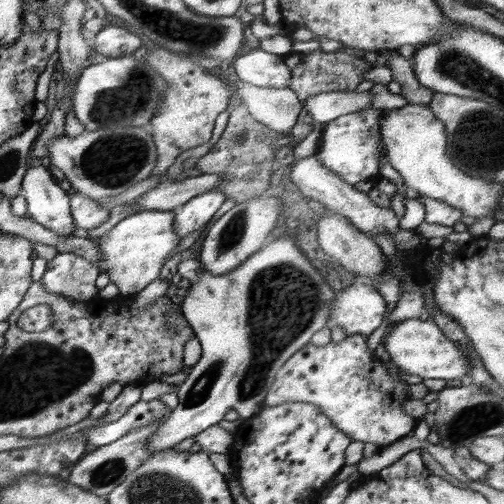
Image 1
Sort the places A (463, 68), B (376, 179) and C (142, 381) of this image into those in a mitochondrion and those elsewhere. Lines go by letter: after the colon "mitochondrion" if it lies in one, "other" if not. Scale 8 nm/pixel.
A: mitochondrion
B: other
C: other

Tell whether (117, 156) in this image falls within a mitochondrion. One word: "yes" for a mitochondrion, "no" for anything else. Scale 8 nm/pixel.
yes

